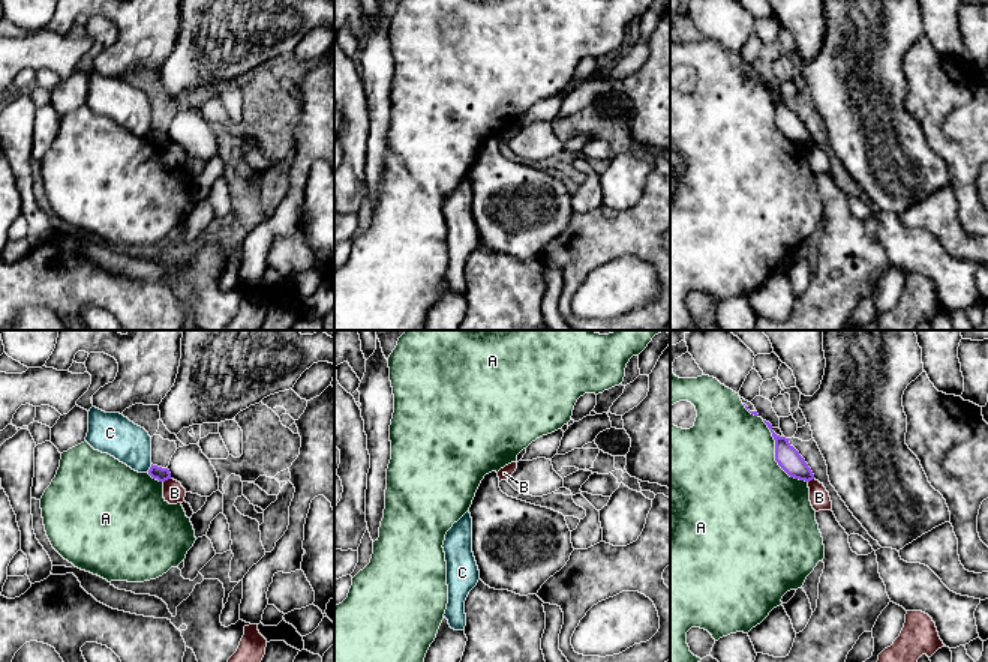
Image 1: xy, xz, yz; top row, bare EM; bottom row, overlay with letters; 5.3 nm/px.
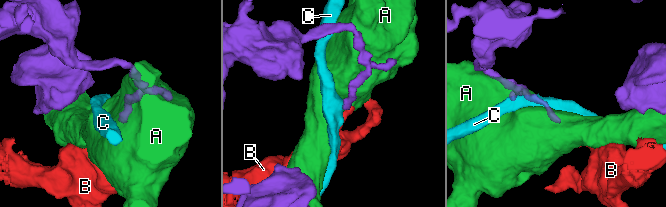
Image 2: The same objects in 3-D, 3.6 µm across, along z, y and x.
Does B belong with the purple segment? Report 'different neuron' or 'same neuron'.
different neuron

